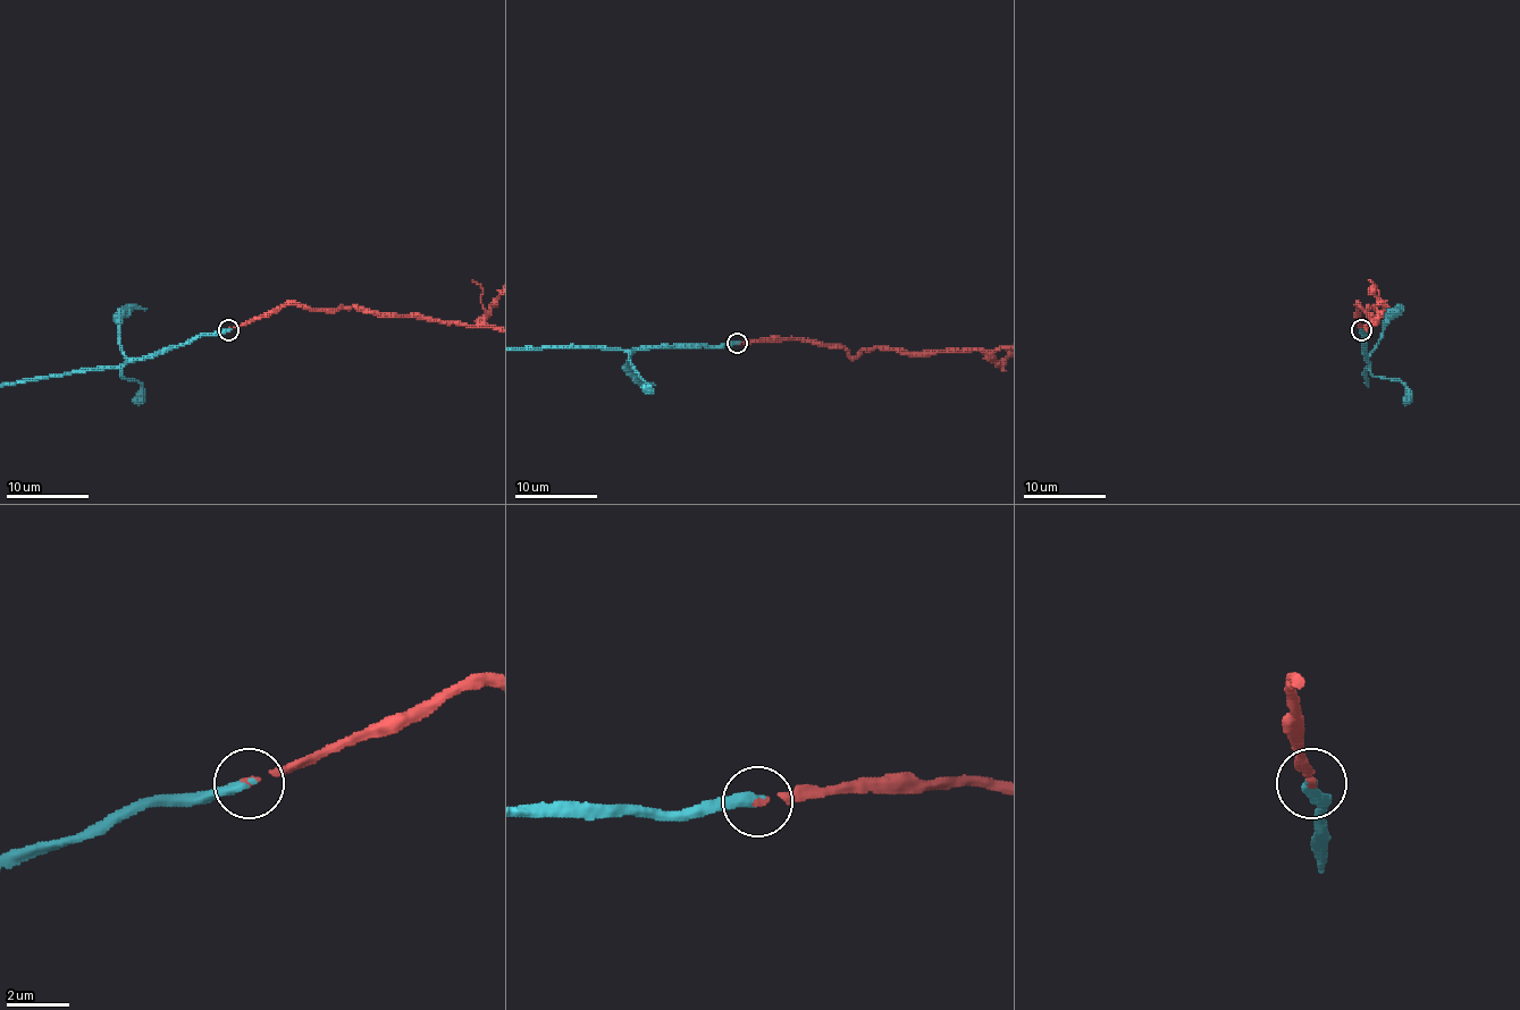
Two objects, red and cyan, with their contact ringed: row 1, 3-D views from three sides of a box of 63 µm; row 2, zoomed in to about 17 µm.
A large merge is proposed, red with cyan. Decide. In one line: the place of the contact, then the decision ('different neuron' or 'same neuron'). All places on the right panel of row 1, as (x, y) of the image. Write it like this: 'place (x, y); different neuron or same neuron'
place (1361, 329); same neuron

